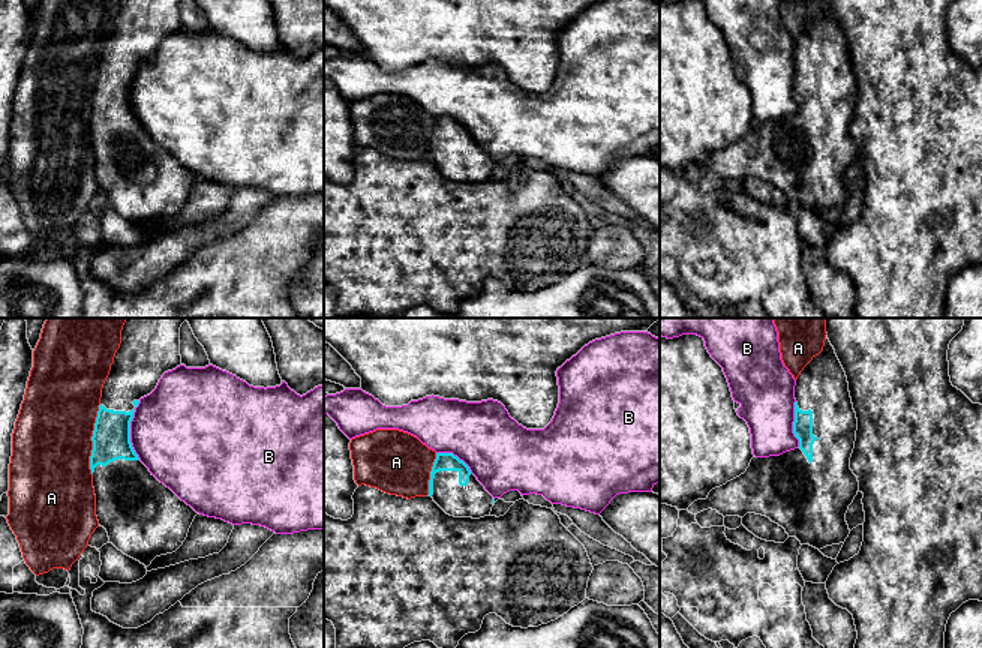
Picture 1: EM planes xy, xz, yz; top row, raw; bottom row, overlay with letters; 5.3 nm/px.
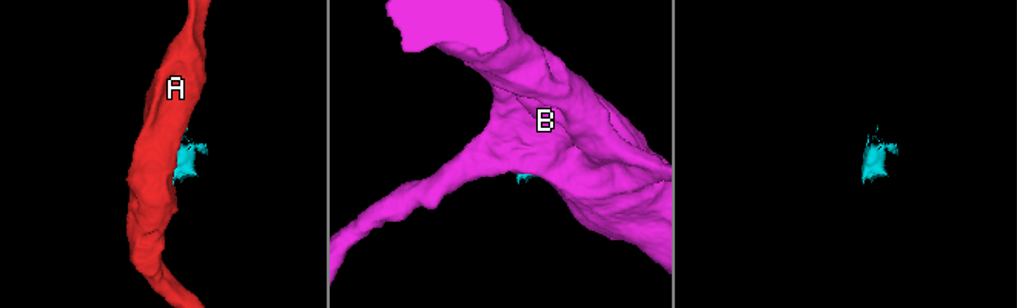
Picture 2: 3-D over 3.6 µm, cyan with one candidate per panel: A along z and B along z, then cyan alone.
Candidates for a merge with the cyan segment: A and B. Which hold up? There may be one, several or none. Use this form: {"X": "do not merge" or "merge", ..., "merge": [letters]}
{"A": "do not merge", "B": "do not merge", "merge": []}

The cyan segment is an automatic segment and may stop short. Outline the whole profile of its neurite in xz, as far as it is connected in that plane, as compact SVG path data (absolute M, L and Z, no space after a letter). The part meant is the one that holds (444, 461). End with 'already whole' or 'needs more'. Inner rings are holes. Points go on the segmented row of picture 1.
M436 453L429 480L429 496L450 516L489 516L495 498L453 453Z | needs more

